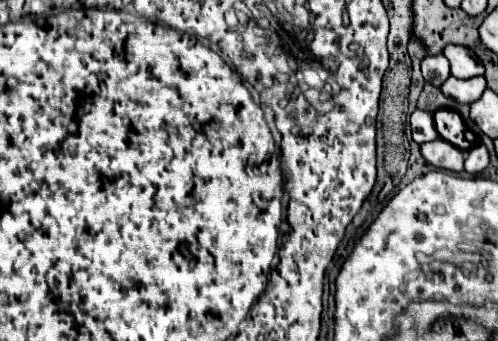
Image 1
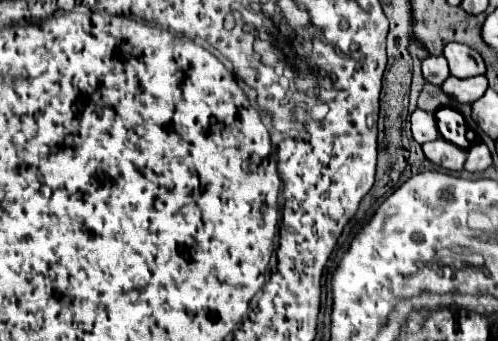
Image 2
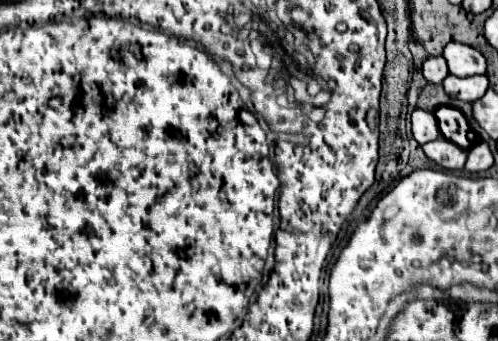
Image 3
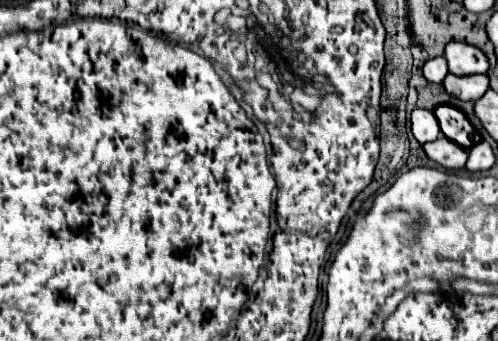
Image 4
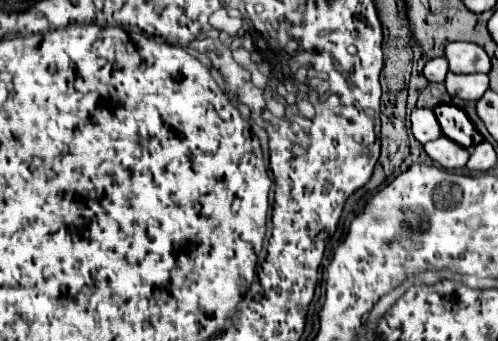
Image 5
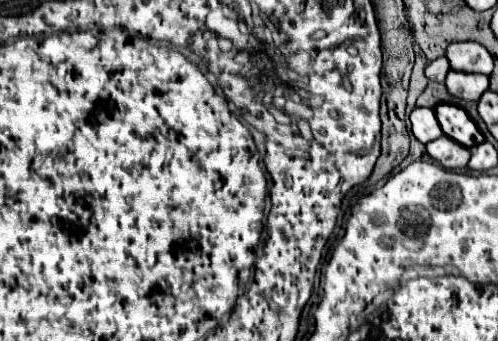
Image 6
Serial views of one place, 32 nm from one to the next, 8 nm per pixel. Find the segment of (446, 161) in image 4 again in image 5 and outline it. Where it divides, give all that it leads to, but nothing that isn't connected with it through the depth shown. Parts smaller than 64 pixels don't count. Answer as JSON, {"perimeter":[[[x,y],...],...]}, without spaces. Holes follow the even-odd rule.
{"perimeter":[[[440,136],[438,140],[424,144],[424,150],[434,162],[438,162],[442,168],[448,168],[448,170],[464,168],[468,162],[468,156],[470,156],[466,148],[462,148],[460,144],[456,144],[454,140],[450,140],[446,136]]]}

